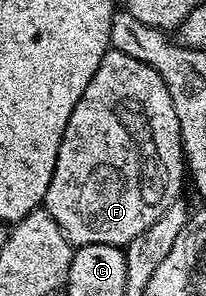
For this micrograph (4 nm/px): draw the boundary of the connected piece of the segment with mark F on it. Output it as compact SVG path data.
M108 49L97 65L97 73L85 85L81 101L69 113L69 125L61 137L53 181L45 193L42 206L61 225L61 233L75 247L113 245L126 248L133 237L145 233L169 205L180 202L185 183L183 138L173 109L173 97L165 89L165 81L149 65L125 53Z

